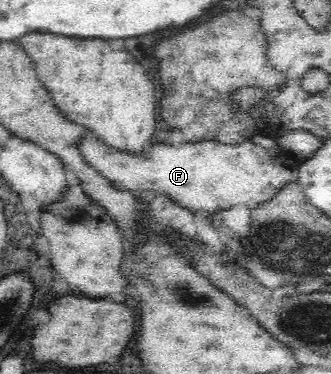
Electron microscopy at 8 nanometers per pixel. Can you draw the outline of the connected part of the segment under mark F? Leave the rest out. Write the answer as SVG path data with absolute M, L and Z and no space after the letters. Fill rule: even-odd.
M88 132L83 134L79 141L76 141L75 146L83 158L83 162L95 170L95 173L109 181L117 191L155 192L166 197L171 203L191 212L200 209L209 212L220 211L241 203L247 205L249 209L255 209L261 203L275 197L286 183L297 182L298 170L301 165L301 162L297 161L293 154L283 149L263 148L257 143L251 143L249 139L233 145L227 145L217 140L183 142L177 148L170 143L153 144L151 150L143 155L130 155L130 153L123 153L107 147L107 145L97 141L91 132Z

